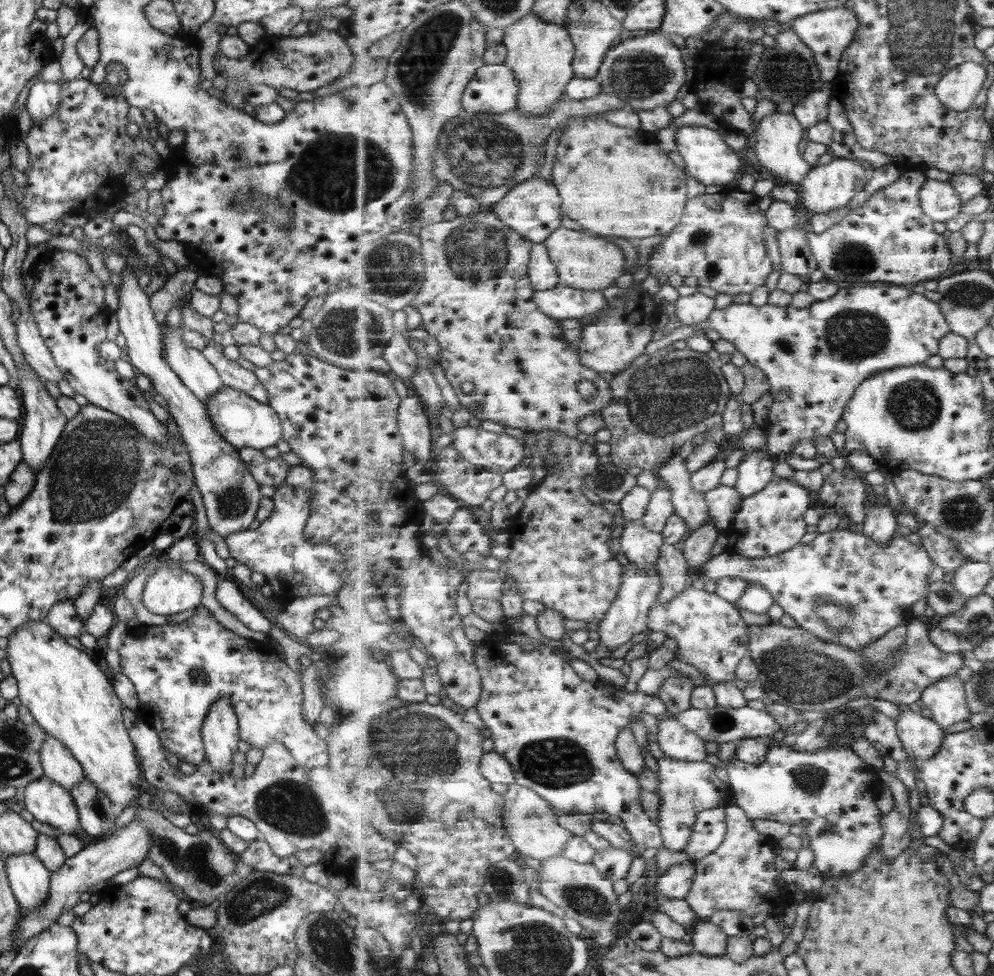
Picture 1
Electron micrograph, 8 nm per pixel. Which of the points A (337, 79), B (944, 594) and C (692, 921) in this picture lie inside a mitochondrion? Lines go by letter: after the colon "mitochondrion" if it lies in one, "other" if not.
A: other
B: mitochondrion
C: other

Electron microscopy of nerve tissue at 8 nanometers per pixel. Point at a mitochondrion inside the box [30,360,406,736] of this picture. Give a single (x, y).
(102, 459)

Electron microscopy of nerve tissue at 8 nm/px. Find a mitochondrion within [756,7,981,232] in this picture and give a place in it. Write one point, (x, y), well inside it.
(788, 72)

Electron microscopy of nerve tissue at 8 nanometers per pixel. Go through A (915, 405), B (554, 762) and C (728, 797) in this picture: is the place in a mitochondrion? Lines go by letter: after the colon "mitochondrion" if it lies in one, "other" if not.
A: mitochondrion
B: mitochondrion
C: other

